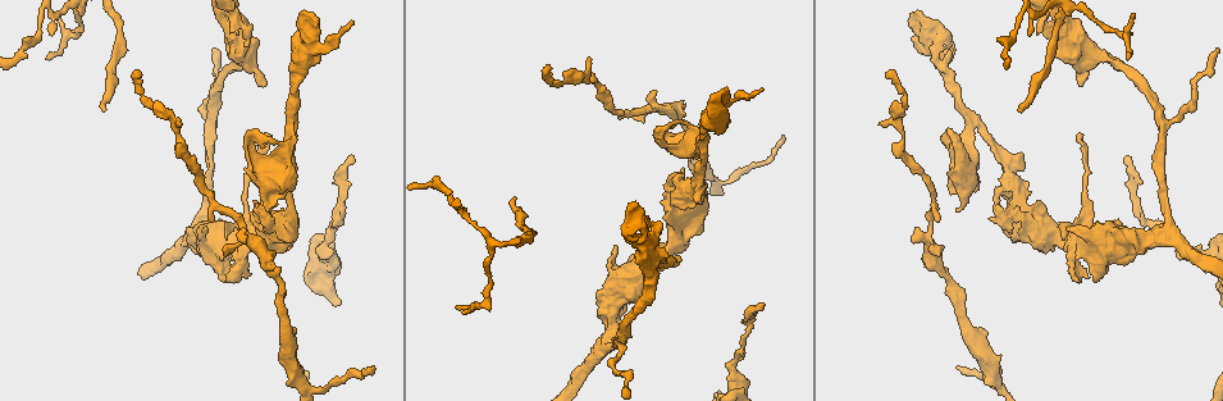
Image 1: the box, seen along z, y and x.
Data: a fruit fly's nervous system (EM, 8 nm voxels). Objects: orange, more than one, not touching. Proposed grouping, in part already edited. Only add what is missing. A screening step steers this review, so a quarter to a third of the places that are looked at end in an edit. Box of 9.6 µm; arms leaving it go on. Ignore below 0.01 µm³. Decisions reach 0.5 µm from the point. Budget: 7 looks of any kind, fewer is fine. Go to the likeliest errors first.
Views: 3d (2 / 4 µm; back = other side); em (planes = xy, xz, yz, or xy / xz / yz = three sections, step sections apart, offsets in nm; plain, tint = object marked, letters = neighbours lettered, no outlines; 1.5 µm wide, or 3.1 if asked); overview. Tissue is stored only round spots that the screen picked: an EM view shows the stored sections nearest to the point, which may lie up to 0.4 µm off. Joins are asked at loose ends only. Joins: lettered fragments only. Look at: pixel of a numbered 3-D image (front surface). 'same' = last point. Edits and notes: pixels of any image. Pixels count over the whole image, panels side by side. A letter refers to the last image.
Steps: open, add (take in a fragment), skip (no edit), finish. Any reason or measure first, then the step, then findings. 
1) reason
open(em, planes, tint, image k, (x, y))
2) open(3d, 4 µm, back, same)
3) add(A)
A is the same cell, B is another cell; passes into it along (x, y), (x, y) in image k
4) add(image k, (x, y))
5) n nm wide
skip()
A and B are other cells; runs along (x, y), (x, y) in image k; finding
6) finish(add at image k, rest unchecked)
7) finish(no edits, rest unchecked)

thin end
open(em, planes, letters, image 1, (764, 90))

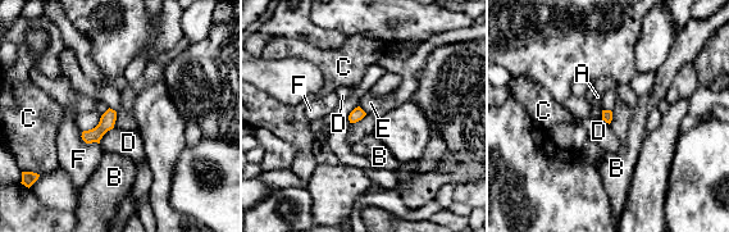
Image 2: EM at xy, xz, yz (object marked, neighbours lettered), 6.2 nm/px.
F touches over 140 nm
skip()
A, B, C, D, E and F are other cells; none of them fits

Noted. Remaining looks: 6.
an open end
open(3d, 4 µm, image 1, (181, 127))

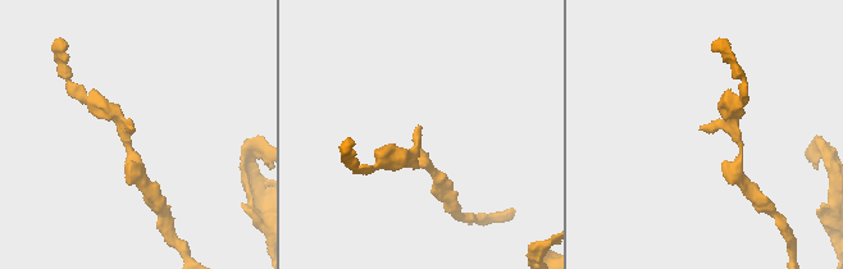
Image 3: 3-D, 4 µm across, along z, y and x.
open(em, planes, letters, image 3, (421, 127))

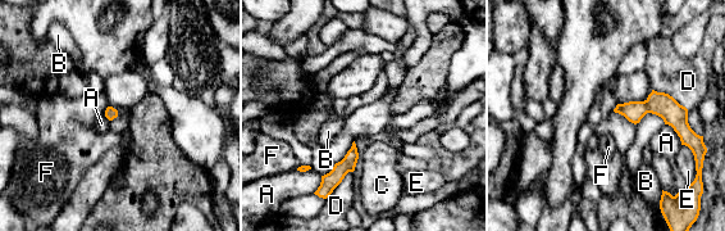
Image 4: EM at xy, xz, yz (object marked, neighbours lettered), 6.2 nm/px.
80 nm wide
skip()
A, B, C, D, E and F are other cells; border along (665, 123), (673, 128), (682, 144) in image 4; no lettered fragment goes on from it

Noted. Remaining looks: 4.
an open end
open(3d, 4 µm, image 1, (458, 307))

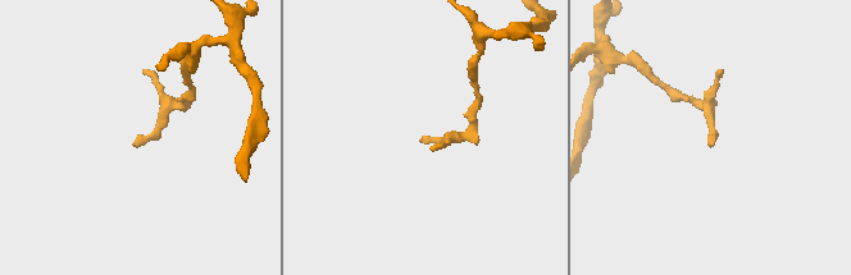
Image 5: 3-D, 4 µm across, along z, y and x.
need the tissue
open(em, xy, step 8, letters, image 5, (709, 146))

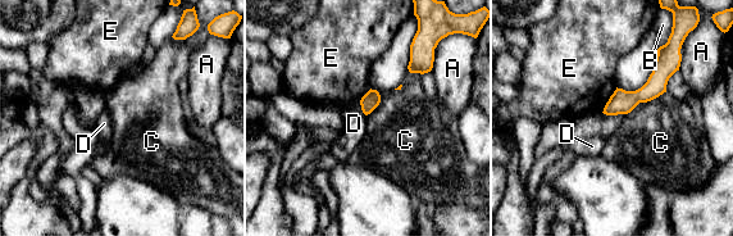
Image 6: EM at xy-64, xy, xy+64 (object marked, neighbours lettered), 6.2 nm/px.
another direction
open(em, xz, step 4, letters, same)

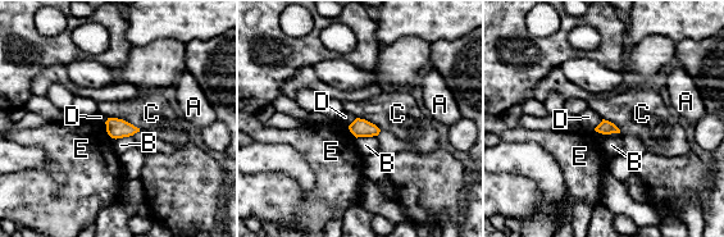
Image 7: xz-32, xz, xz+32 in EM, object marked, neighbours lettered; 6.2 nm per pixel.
skip()
A, B, C, D and E are other cells; border along (108, 117), (124, 119), (140, 130) in image 7; none of them fits

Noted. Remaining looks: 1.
finish(no edits, rest unchecked)

